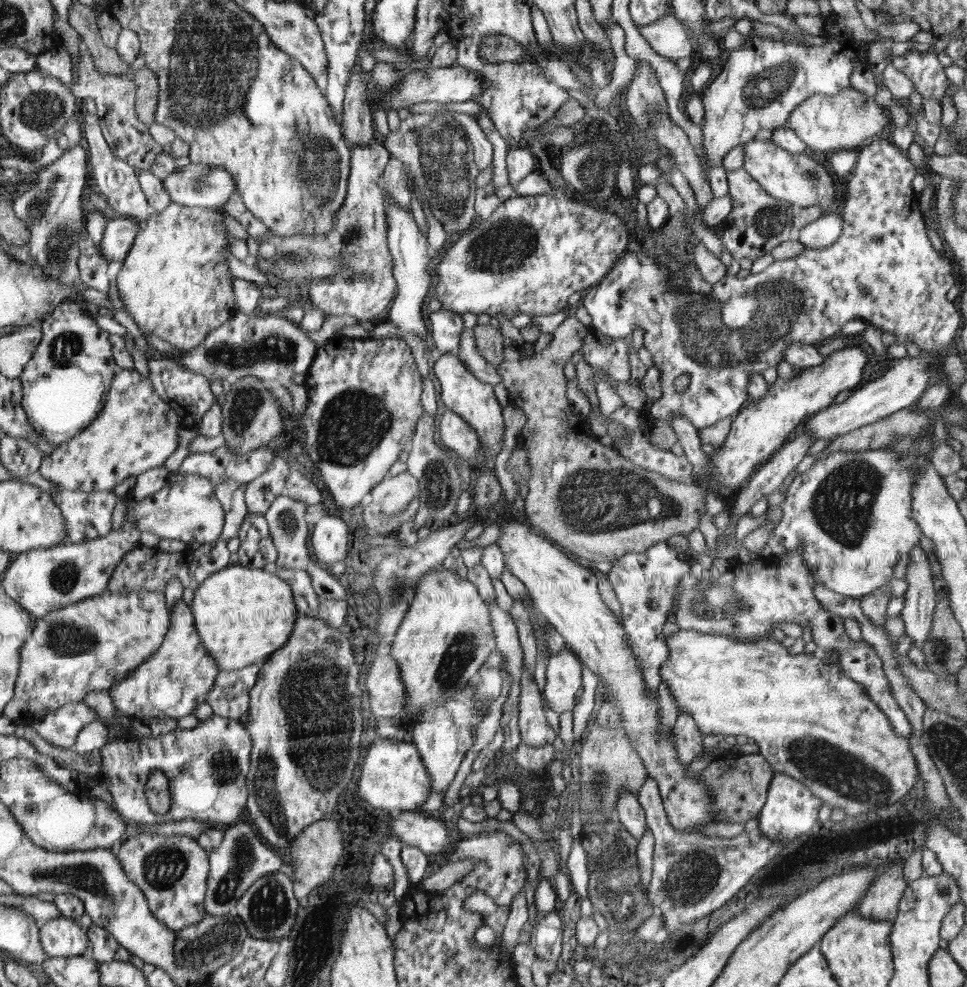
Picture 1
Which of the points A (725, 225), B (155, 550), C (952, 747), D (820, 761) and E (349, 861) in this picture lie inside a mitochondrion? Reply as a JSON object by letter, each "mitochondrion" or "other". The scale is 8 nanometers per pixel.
{"A":"other","B":"other","C":"mitochondrion","D":"mitochondrion","E":"other"}

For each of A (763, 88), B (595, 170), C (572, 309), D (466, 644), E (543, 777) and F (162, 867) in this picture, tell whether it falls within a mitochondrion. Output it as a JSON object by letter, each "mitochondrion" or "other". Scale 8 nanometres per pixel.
{"A":"mitochondrion","B":"mitochondrion","C":"other","D":"mitochondrion","E":"other","F":"mitochondrion"}

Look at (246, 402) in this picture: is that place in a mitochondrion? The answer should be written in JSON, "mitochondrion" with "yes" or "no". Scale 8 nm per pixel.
{"mitochondrion":"yes"}

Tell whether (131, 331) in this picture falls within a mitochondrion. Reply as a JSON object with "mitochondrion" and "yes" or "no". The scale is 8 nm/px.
{"mitochondrion":"no"}

